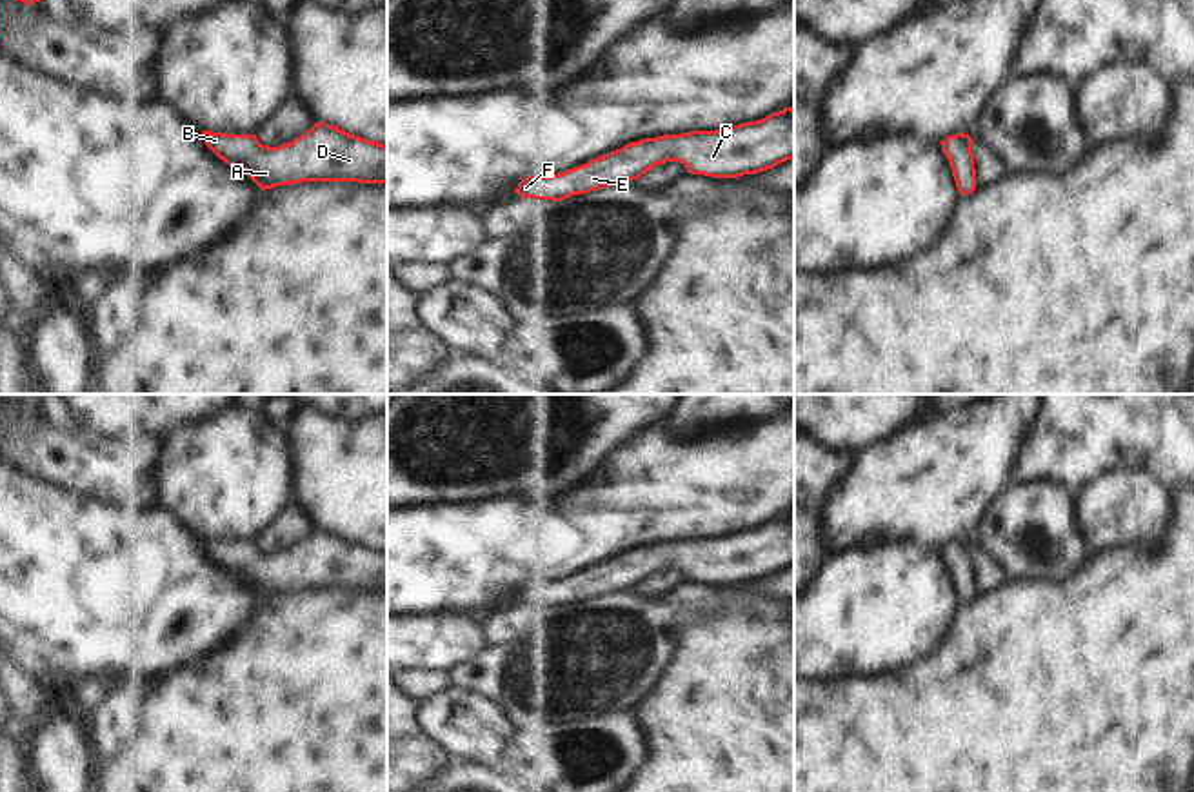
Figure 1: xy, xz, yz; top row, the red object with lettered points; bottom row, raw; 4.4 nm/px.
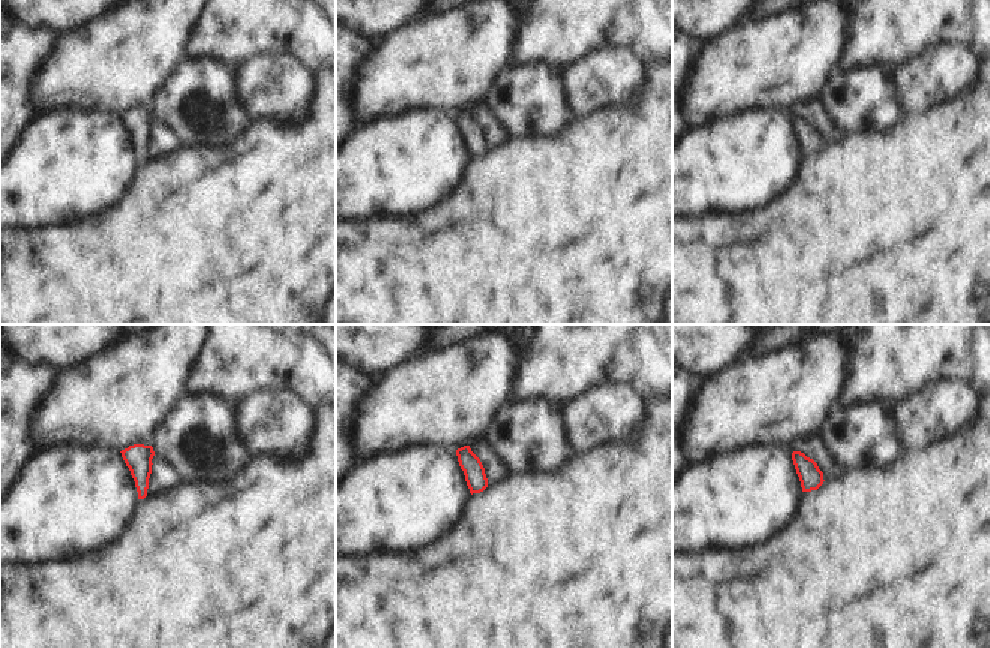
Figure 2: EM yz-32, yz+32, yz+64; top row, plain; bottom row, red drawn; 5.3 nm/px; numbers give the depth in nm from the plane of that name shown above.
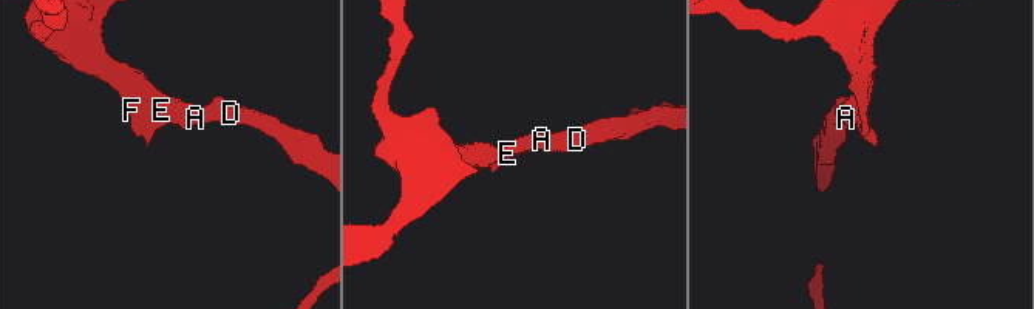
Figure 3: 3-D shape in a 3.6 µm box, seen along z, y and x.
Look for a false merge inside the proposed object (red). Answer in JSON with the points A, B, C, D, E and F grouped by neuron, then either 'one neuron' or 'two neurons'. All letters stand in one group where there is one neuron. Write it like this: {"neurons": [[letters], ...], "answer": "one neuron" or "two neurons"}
{"neurons": [["A", "B", "C", "D", "E", "F"]], "answer": "one neuron"}

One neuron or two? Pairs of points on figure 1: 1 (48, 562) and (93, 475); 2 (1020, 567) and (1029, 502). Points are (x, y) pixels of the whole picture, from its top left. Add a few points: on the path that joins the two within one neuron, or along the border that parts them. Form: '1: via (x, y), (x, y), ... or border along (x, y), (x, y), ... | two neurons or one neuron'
1: border along (42, 480), (122, 509) | two neurons
2: via (1020, 551), (1014, 544), (1014, 534), (1029, 518) | one neuron

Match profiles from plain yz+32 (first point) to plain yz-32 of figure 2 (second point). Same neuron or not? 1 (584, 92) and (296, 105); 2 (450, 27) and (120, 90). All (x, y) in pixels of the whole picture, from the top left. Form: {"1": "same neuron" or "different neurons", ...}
{"1": "same neuron", "2": "same neuron"}

